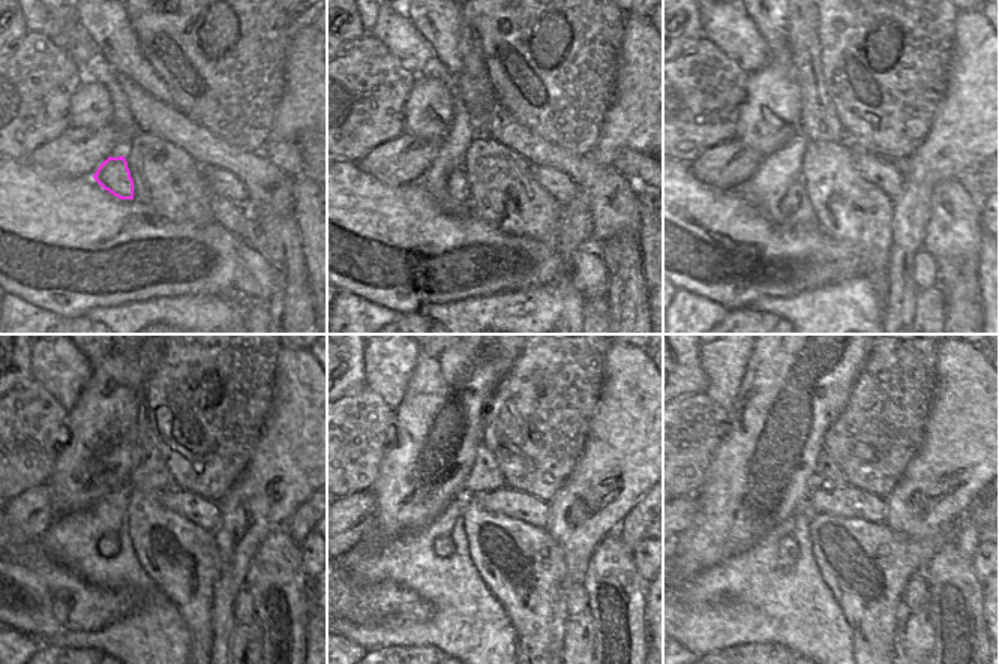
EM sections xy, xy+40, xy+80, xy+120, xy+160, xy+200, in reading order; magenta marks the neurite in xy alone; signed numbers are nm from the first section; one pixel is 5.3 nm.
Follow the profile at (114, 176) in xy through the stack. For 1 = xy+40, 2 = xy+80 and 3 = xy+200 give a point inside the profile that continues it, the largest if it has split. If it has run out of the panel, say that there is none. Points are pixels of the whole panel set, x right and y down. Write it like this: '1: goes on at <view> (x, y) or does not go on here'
1: goes on at xy+40 (456, 185)
2: goes on at xy+80 (795, 192)
3: goes on at xy+200 (788, 550)

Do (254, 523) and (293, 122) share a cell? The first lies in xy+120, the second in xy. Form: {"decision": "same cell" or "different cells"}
{"decision": "same cell"}

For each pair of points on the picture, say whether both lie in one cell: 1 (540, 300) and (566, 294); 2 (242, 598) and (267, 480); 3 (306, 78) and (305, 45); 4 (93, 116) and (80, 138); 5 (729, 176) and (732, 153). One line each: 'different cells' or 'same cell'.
1: different cells
2: different cells
3: same cell
4: different cells
5: same cell

